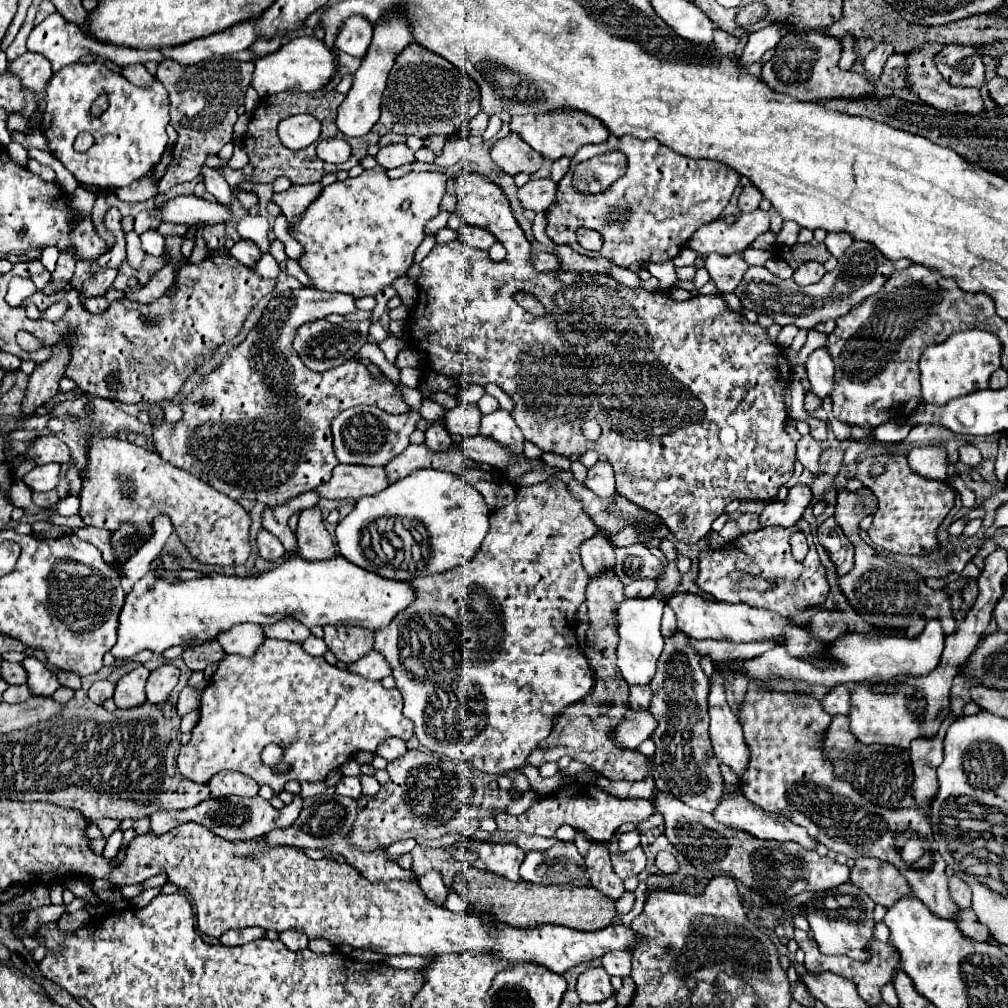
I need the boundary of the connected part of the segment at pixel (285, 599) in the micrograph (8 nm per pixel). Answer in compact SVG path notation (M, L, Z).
M291 556L263 574L213 574L187 582L167 582L157 578L155 572L147 572L125 598L125 606L119 614L119 638L111 654L131 658L141 650L161 654L171 646L201 646L217 640L221 632L227 632L235 624L253 622L269 626L283 618L299 620L307 628L351 624L377 630L387 626L409 602L413 602L411 584L369 574L343 556L319 562Z

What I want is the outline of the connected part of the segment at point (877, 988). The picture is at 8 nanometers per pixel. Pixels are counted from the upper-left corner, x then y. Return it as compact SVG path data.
M795 928L795 942L799 944L799 948L805 952L805 968L813 974L817 972L833 972L833 974L839 974L847 980L851 980L855 986L857 986L857 994L869 1004L869 1006L877 1006L881 1004L881 988L891 982L897 966L899 966L899 952L897 948L891 946L891 942L879 942L875 940L873 942L873 954L871 954L871 960L869 962L857 962L853 958L845 958L845 956L825 956L819 952L817 948L817 942L809 936L809 932L803 932L803 930L797 930Z

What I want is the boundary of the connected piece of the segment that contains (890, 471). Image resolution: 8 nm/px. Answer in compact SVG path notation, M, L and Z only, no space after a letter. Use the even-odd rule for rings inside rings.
M903 454L865 458L857 464L855 478L861 480L861 484L879 498L879 512L875 514L873 524L867 530L869 538L879 548L895 554L933 554L939 550L937 528L953 508L957 496L957 492L947 482L929 480L915 474L907 464L907 456ZM875 462L881 462L885 466L885 474L879 478L871 478L869 470L865 470Z

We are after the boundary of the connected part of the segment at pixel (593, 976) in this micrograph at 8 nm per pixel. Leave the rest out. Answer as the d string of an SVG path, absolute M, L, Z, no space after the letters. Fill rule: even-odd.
M589 968L577 980L577 994L581 1002L603 1002L613 994L609 974L603 968Z

